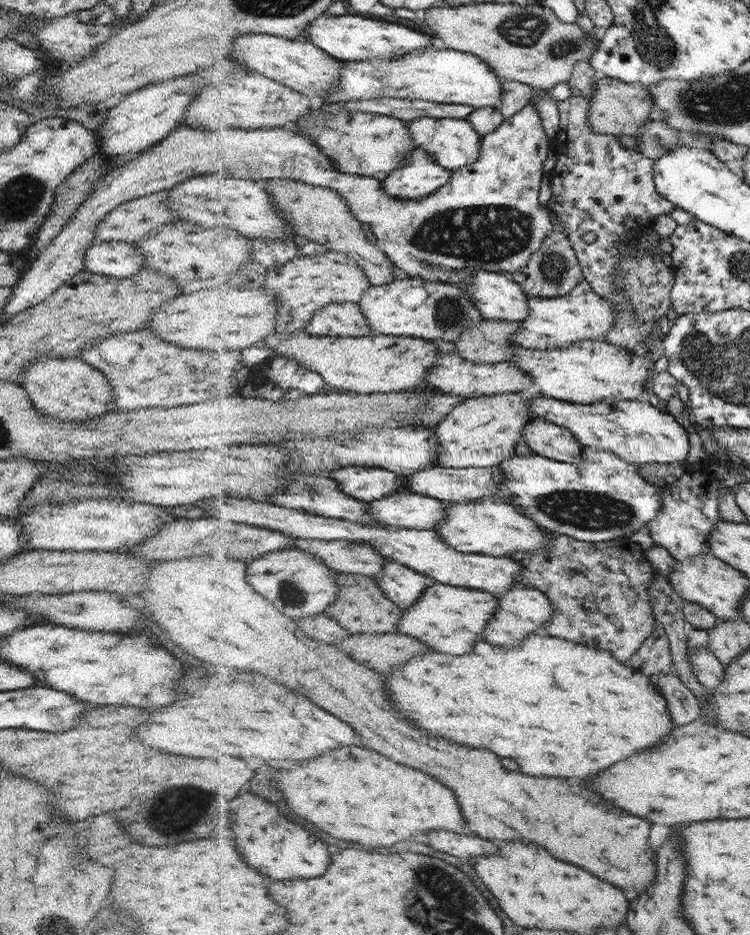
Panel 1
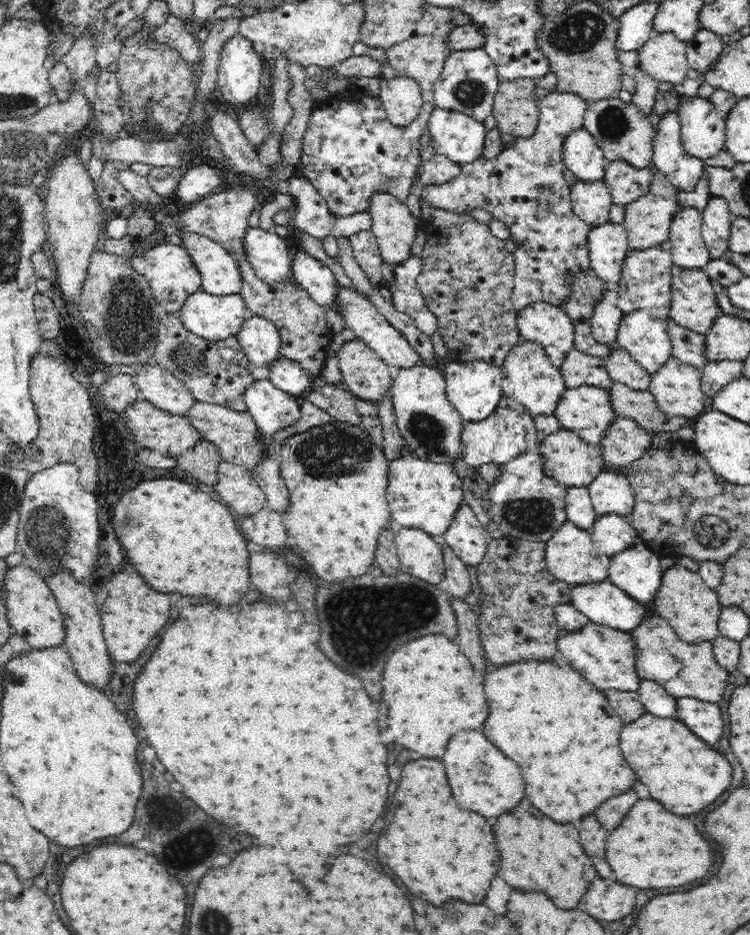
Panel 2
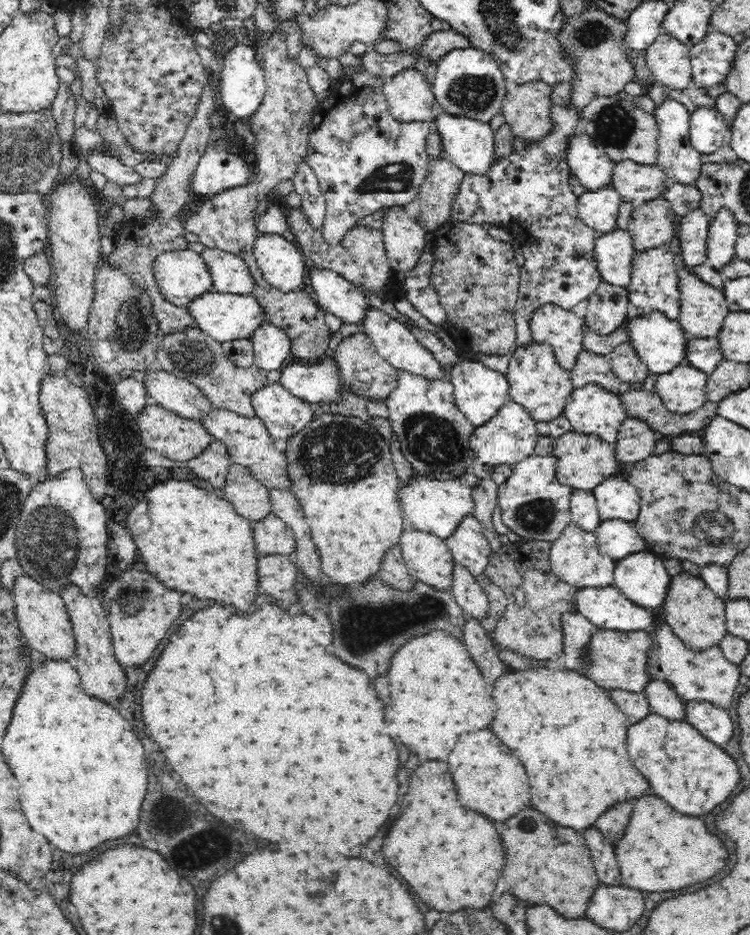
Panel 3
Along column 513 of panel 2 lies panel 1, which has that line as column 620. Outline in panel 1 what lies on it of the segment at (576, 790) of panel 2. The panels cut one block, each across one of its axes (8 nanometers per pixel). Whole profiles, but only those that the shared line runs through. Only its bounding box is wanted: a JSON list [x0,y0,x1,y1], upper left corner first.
[388,632,670,780]

